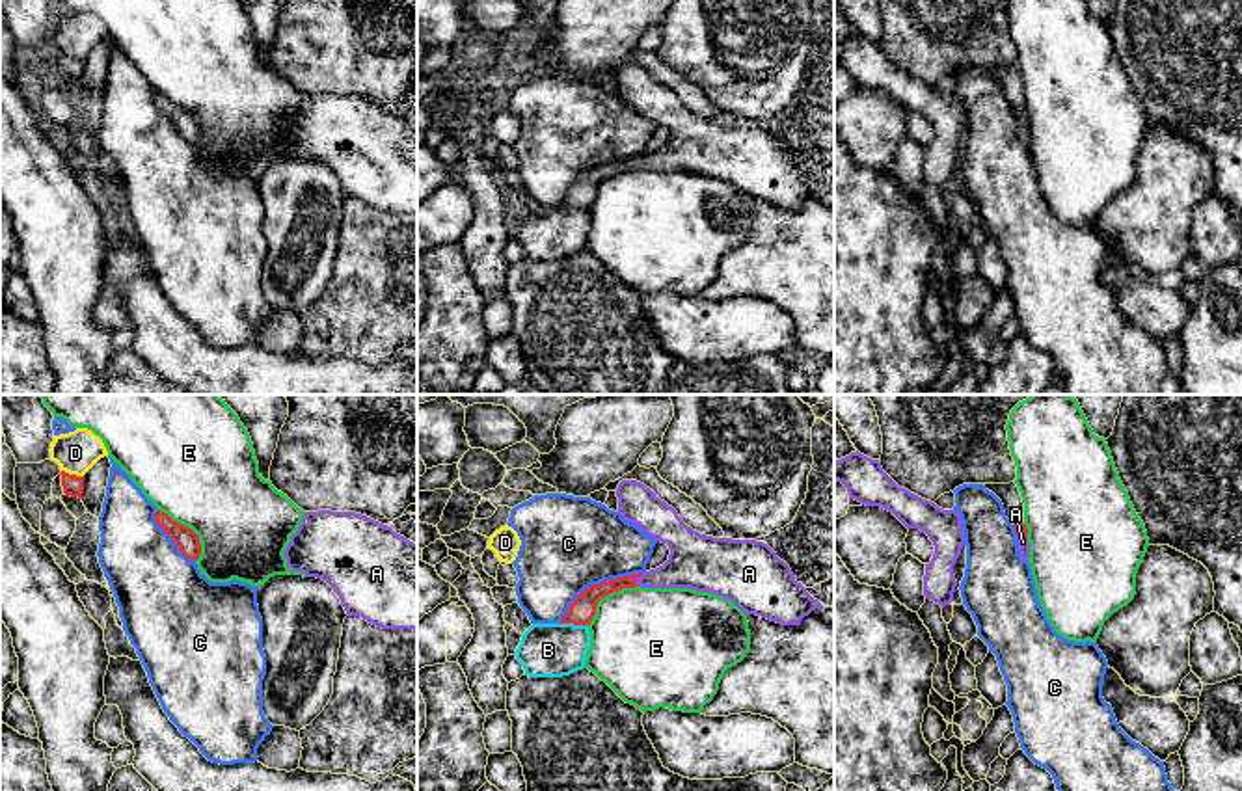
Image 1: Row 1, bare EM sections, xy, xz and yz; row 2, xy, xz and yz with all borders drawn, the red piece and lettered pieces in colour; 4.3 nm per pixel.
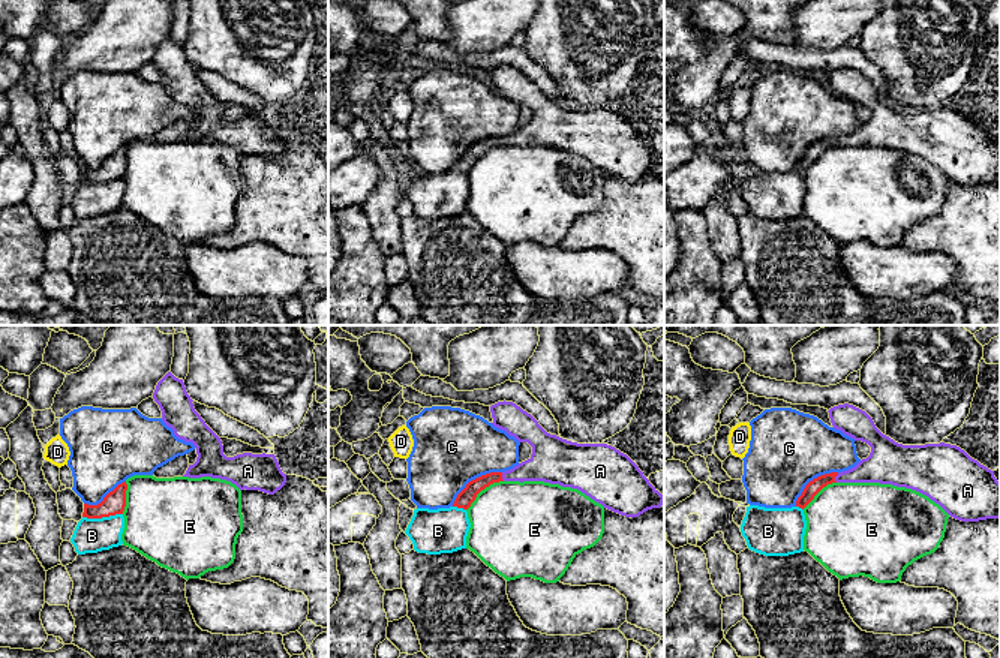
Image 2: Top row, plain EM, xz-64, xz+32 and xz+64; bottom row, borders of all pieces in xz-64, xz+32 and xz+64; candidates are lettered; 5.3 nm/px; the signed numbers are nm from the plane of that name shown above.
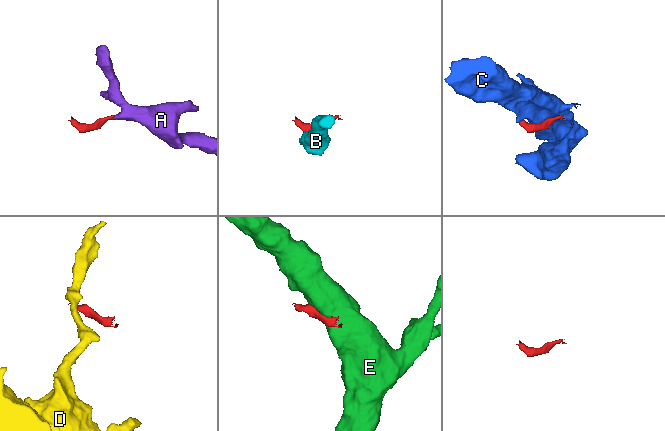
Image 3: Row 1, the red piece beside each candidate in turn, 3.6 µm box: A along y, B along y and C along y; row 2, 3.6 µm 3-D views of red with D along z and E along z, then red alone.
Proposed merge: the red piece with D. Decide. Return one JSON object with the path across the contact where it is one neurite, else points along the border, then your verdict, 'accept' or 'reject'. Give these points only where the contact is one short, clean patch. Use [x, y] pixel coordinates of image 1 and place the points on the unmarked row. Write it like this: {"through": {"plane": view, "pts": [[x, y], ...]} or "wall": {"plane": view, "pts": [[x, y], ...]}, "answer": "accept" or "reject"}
{"wall": {"plane": "xy", "pts": [[62, 53], [82, 60]]}, "answer": "reject"}

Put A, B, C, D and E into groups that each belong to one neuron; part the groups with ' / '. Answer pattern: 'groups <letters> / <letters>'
groups A / B / C / D / E

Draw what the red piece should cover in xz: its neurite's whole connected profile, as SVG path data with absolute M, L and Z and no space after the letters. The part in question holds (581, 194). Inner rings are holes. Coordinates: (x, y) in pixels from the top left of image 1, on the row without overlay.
M622 63L616 80L626 104L668 128L668 143L655 153L585 171L559 207L588 208L601 181L635 169L709 175L730 182L747 197L782 208L799 208L823 190L767 127L700 117L637 63Z

